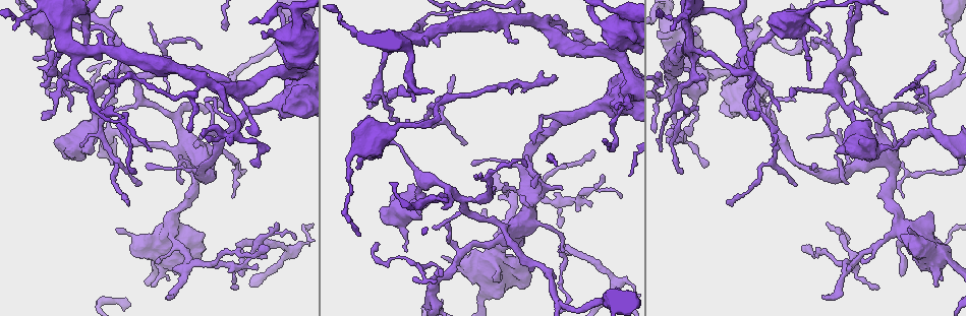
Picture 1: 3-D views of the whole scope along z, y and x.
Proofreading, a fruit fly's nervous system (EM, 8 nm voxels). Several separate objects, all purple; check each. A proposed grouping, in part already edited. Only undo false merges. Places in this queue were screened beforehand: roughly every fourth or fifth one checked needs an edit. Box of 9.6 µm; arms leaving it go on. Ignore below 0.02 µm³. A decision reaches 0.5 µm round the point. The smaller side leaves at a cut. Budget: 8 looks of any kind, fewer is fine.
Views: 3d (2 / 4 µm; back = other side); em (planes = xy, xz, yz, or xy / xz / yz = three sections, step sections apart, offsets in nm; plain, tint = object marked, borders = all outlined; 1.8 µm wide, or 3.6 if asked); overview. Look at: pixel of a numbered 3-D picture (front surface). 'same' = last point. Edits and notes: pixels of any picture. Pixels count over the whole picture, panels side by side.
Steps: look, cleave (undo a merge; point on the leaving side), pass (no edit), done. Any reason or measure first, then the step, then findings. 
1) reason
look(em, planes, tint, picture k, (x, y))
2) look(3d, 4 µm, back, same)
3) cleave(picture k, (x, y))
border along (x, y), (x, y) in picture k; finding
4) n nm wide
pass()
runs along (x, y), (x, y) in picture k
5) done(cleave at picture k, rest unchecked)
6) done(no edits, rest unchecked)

sharp bend
look(3d, 2 µm, back, picture 1, (247, 142))

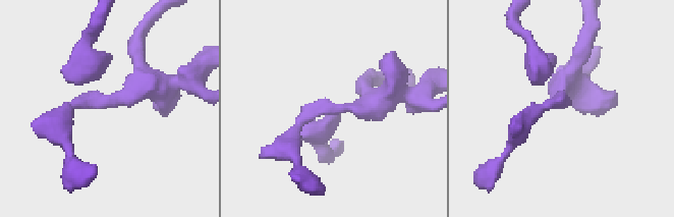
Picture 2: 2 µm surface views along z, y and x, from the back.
look(em, planes, tint, picture 2, (340, 109))

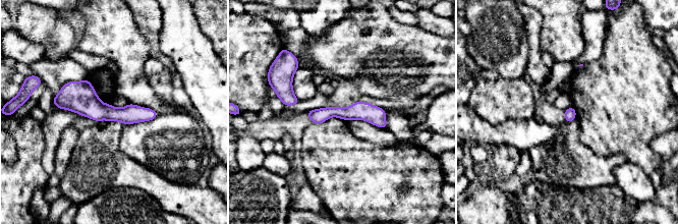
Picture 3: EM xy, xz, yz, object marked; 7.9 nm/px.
90 nm wide
pass()
runs along (55, 100), (154, 114) in picture 3; all the same neuron

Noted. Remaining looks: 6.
look(em, 3.6 µm, xy, step 4, tint, picture 1, (53, 74))

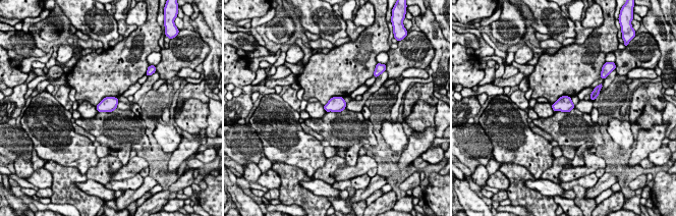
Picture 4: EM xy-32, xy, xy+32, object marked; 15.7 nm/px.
cut it another way
look(em, 3.6 µm, planes, tint, same)

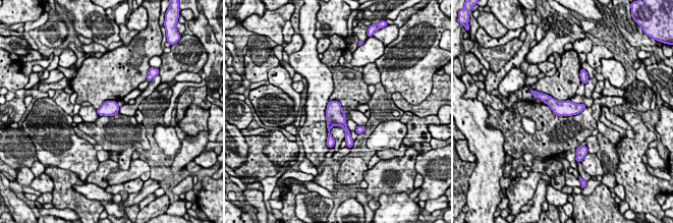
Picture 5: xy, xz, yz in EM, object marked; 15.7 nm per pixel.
pass()
one neuron here

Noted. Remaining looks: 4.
sharp bend
look(em, xz, step 16, tint, picture 1, (849, 165))

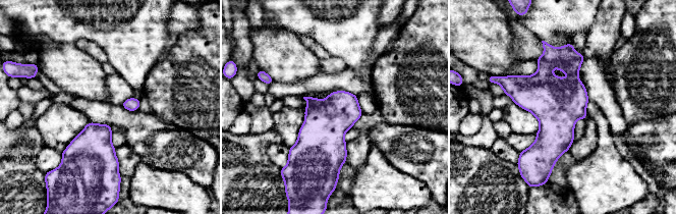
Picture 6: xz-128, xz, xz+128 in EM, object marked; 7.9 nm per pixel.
pass()
one neuron here

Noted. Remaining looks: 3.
a narrow waist
look(3d, 4 µm, picture 1, (950, 32))

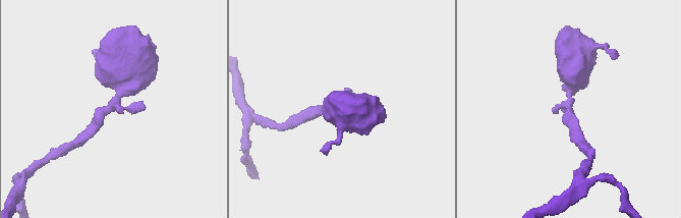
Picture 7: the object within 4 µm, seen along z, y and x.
look(em, planes, tint, picture 7, (569, 107))

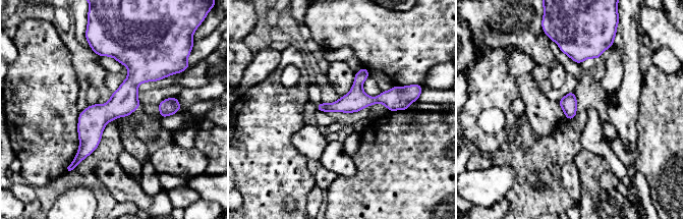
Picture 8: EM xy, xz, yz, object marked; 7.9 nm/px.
pass()
runs along (109, 45), (132, 65), (132, 81), (79, 156) in picture 8; one neuron here

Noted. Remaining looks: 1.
done(no edits, rest unchecked)

